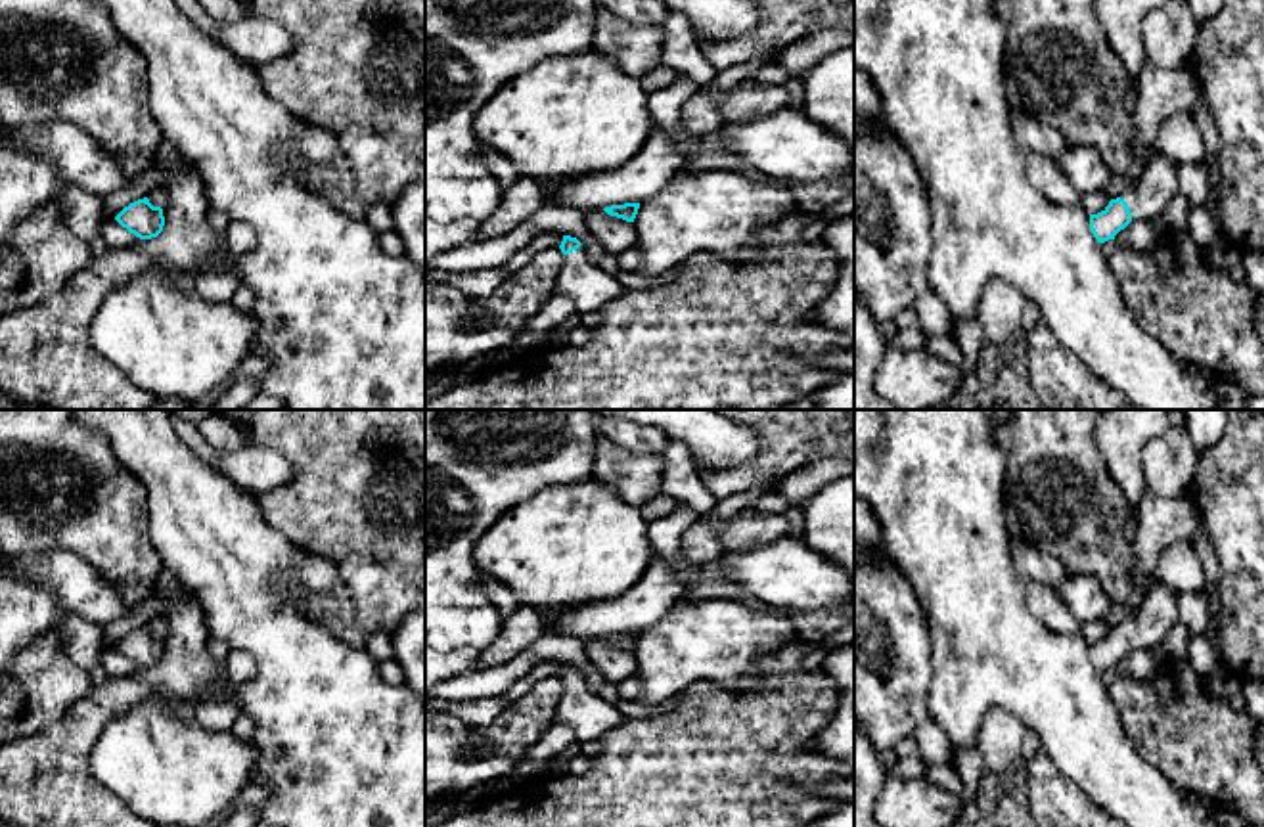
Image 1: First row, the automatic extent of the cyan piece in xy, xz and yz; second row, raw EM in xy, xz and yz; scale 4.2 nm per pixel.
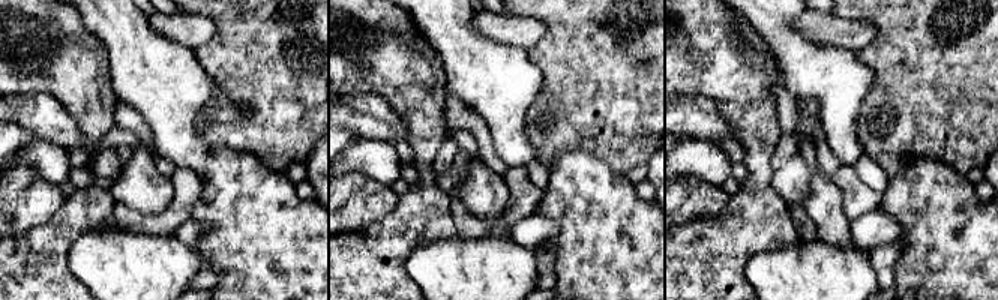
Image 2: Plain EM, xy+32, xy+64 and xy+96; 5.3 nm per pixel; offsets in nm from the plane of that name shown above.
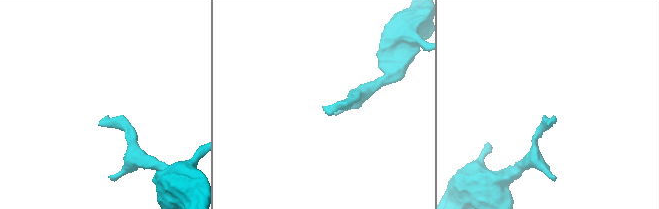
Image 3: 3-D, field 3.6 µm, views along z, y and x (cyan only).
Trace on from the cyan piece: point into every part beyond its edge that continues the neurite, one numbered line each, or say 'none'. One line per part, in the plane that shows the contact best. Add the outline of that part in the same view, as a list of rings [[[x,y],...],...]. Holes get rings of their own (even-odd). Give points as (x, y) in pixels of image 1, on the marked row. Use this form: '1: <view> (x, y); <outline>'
1: yz (1157, 186); [[[1153,153],[1134,188],[1126,188],[1118,197],[1128,203],[1132,220],[1155,220],[1180,193],[1178,163]]]

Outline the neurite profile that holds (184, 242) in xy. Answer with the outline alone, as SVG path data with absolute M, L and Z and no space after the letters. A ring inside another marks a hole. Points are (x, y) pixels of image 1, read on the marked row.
M192 161L184 167L159 165L165 182L157 188L165 195L165 226L157 237L138 239L128 249L159 257L186 276L201 274L218 253L220 243L207 226L209 201L205 182Z

